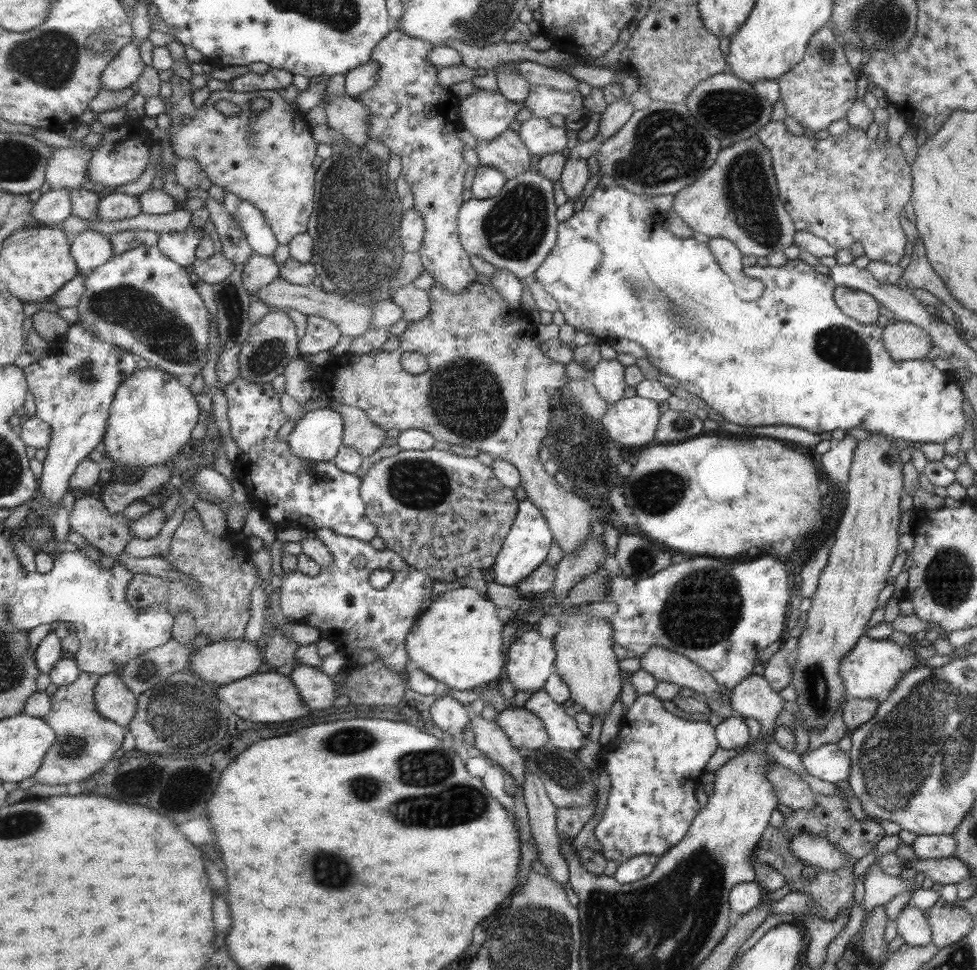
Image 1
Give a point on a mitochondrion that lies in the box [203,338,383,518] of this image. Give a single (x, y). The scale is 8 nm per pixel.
(319, 477)

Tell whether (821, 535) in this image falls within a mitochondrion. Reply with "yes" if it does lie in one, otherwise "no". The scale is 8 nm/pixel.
no

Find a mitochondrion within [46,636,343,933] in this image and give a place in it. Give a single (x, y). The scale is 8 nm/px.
(180, 713)

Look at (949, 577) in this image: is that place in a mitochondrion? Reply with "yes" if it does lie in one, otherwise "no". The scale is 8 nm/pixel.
yes

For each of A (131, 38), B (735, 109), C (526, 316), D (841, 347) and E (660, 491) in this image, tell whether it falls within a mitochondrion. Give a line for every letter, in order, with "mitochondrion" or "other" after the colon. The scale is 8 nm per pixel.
A: other
B: mitochondrion
C: other
D: mitochondrion
E: mitochondrion

